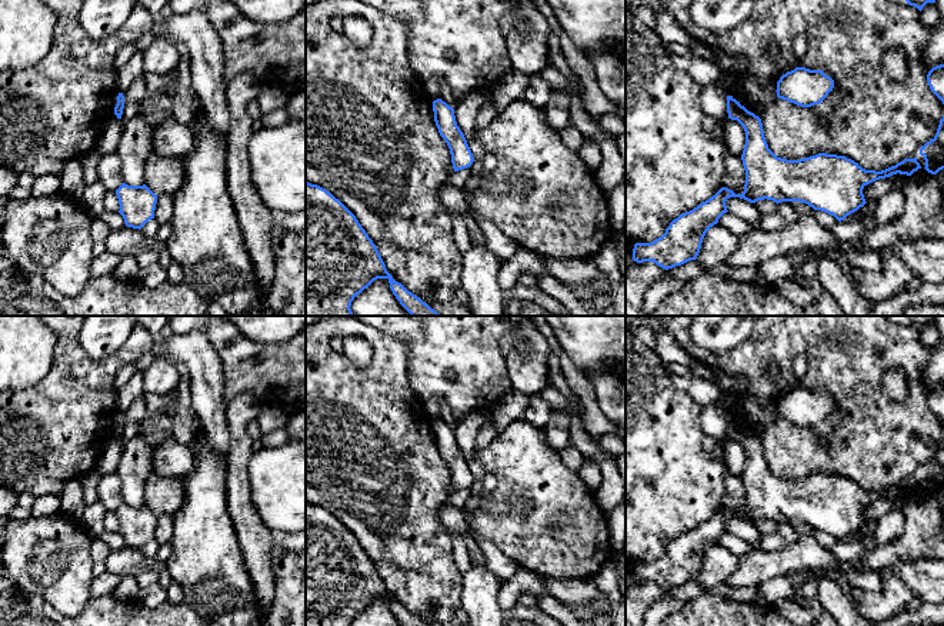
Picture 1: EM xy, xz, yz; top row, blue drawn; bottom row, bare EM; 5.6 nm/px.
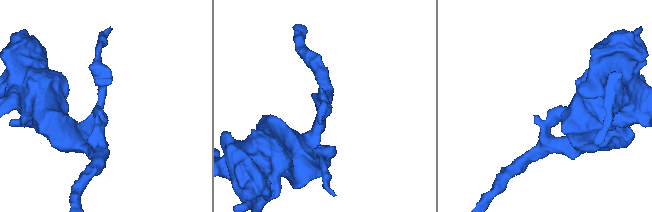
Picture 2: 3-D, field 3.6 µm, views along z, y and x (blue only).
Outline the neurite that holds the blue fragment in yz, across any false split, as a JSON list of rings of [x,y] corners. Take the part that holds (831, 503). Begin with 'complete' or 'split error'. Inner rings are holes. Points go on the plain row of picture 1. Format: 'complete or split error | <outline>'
complete | [[[727,416],[727,433],[728,439],[737,440],[745,452],[741,475],[745,490],[744,512],[735,515],[721,507],[713,517],[674,539],[661,557],[651,563],[636,563],[634,582],[654,582],[668,590],[696,580],[706,553],[728,532],[725,522],[730,517],[750,523],[764,519],[777,525],[800,522],[841,542],[867,523],[863,515],[867,505],[897,493],[911,496],[921,489],[917,477],[904,479],[881,492],[865,490],[845,476],[827,473],[800,480],[781,479],[768,469],[761,439],[733,416]]]

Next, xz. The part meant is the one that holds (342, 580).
complete | [[[306,502],[306,626],[351,626],[354,617],[377,599],[388,600],[390,609],[401,626],[428,626],[393,599],[376,565],[356,536],[330,512]]]

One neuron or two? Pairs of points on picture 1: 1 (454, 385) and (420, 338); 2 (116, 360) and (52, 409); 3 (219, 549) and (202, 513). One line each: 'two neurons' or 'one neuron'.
1: one neuron
2: one neuron
3: one neuron

